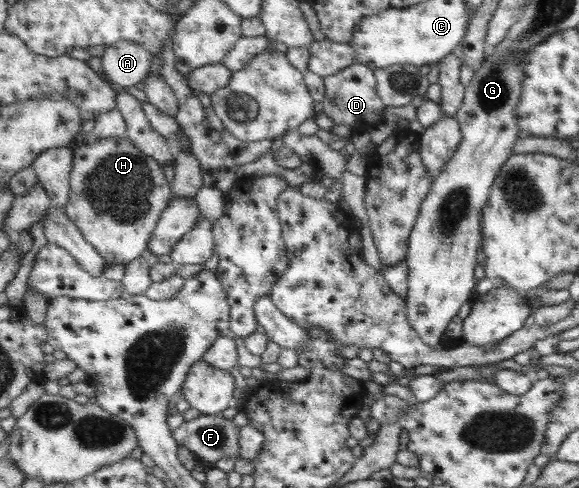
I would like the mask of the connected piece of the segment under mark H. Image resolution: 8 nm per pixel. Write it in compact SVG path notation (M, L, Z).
M128 137L90 139L73 149L71 193L65 211L109 264L128 264L149 249L153 232L174 197L162 167Z

